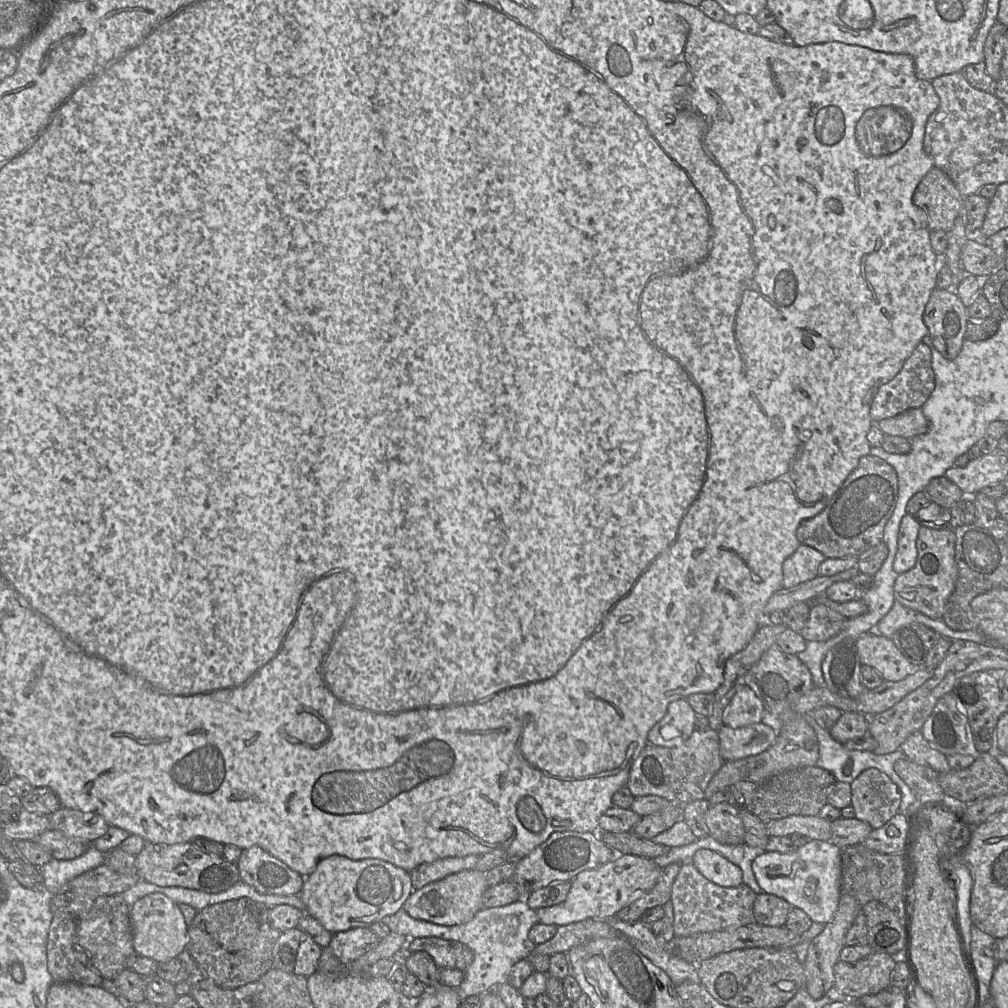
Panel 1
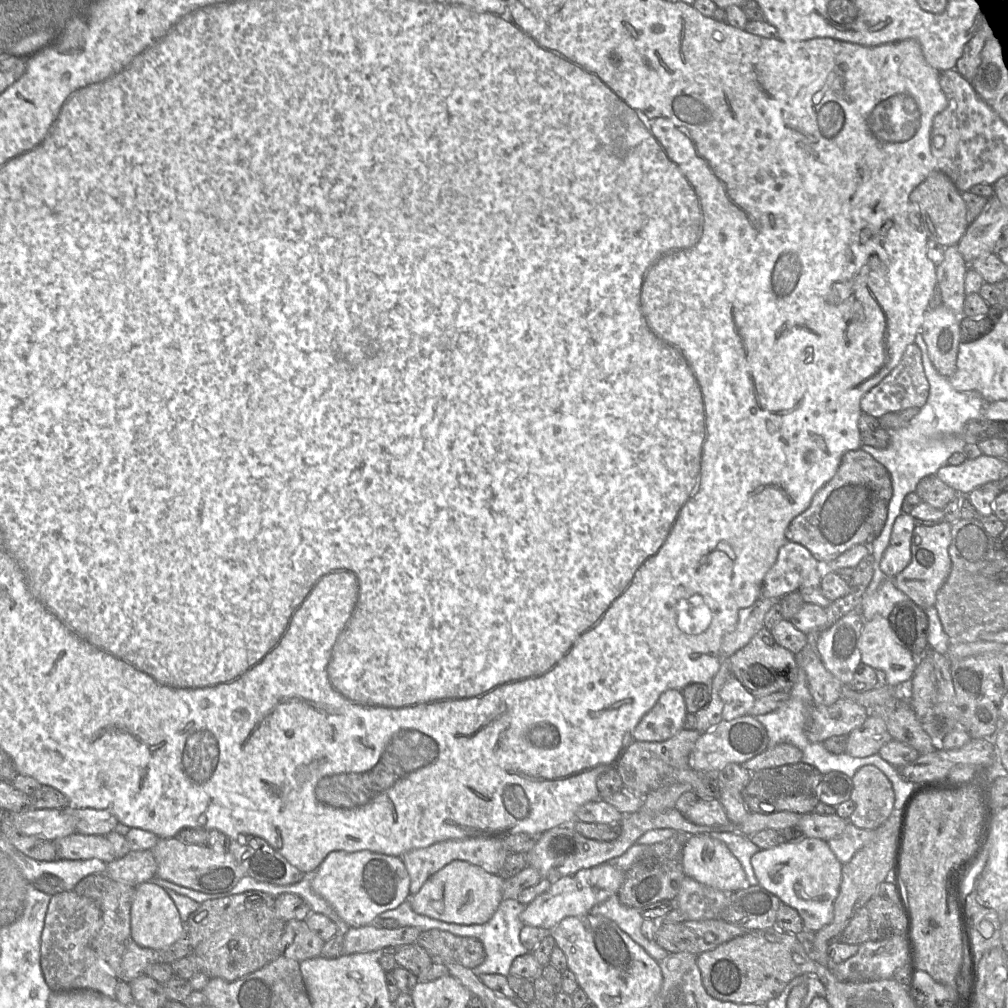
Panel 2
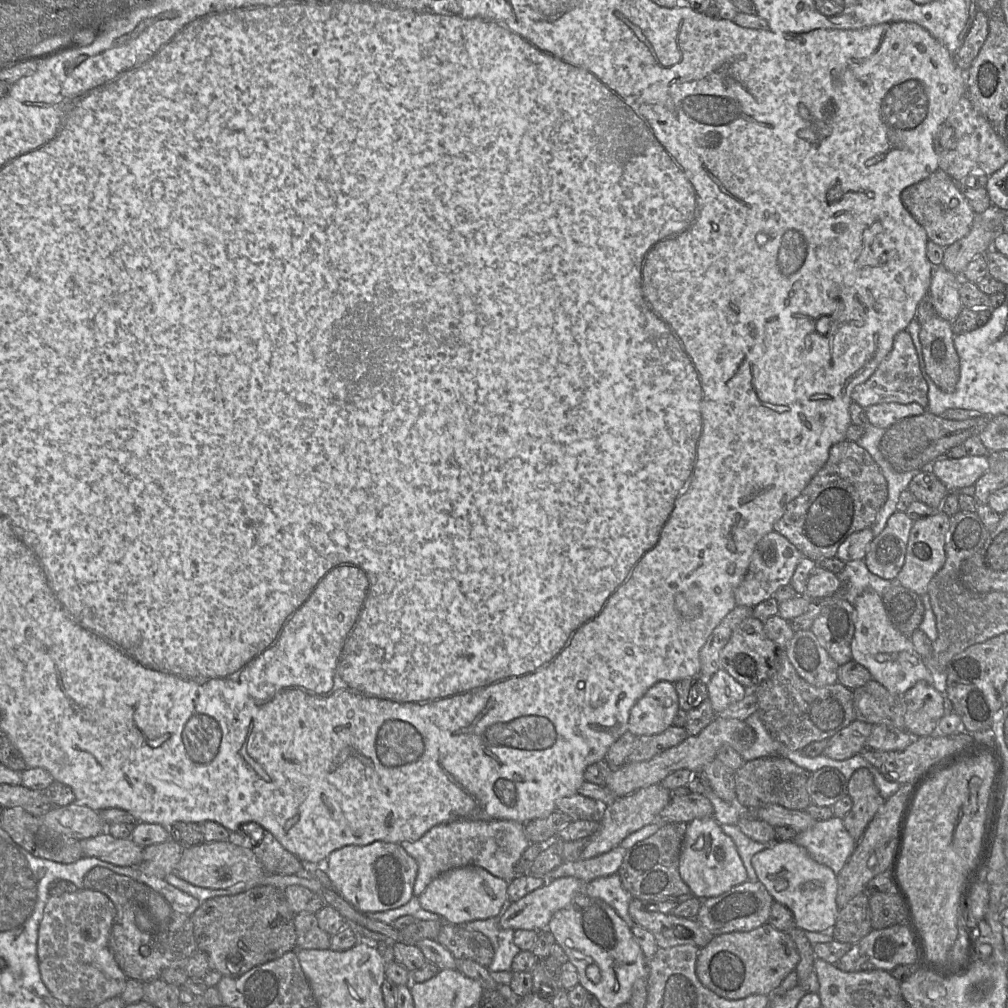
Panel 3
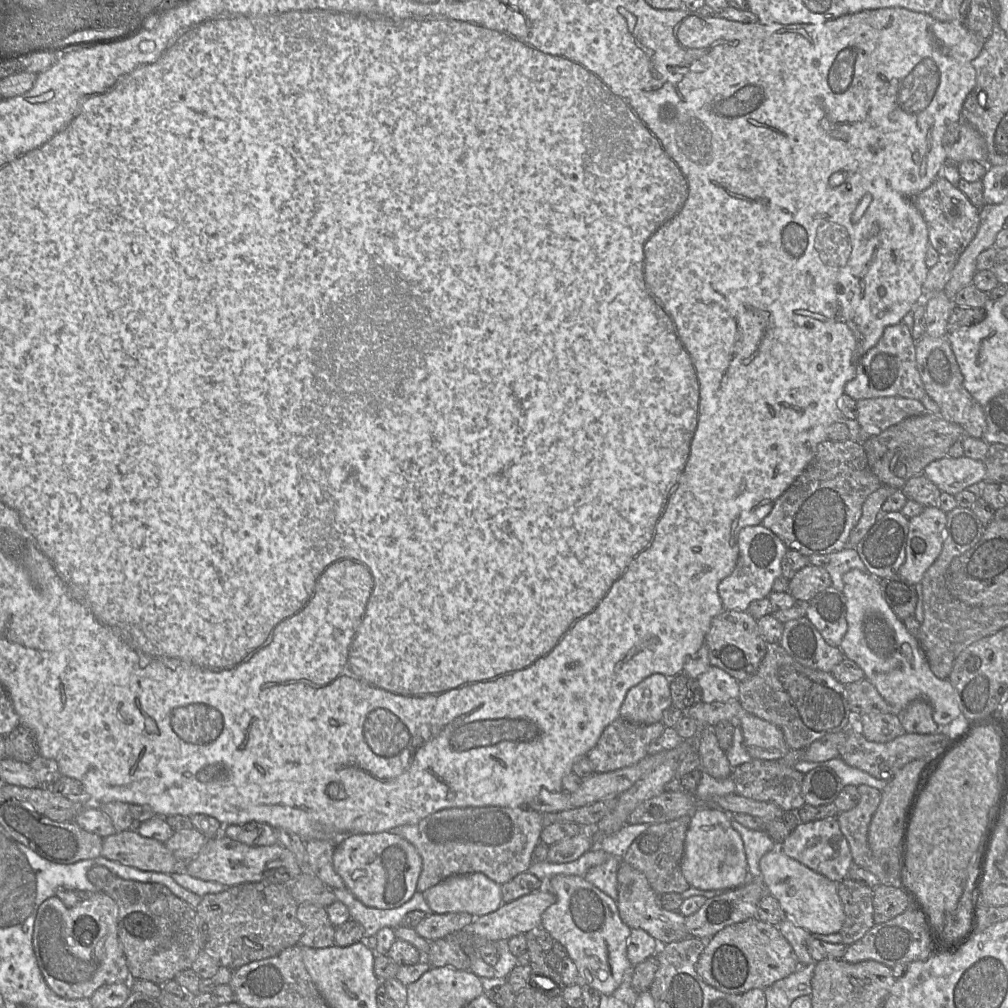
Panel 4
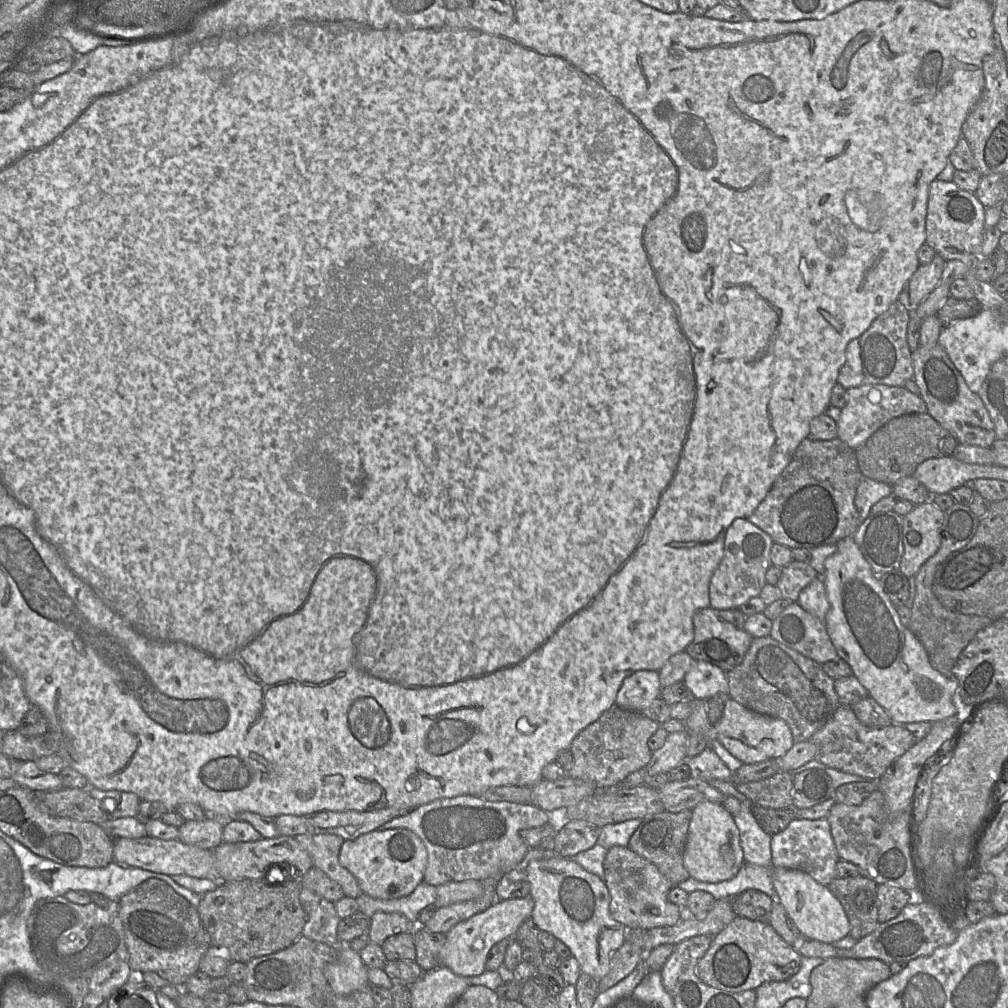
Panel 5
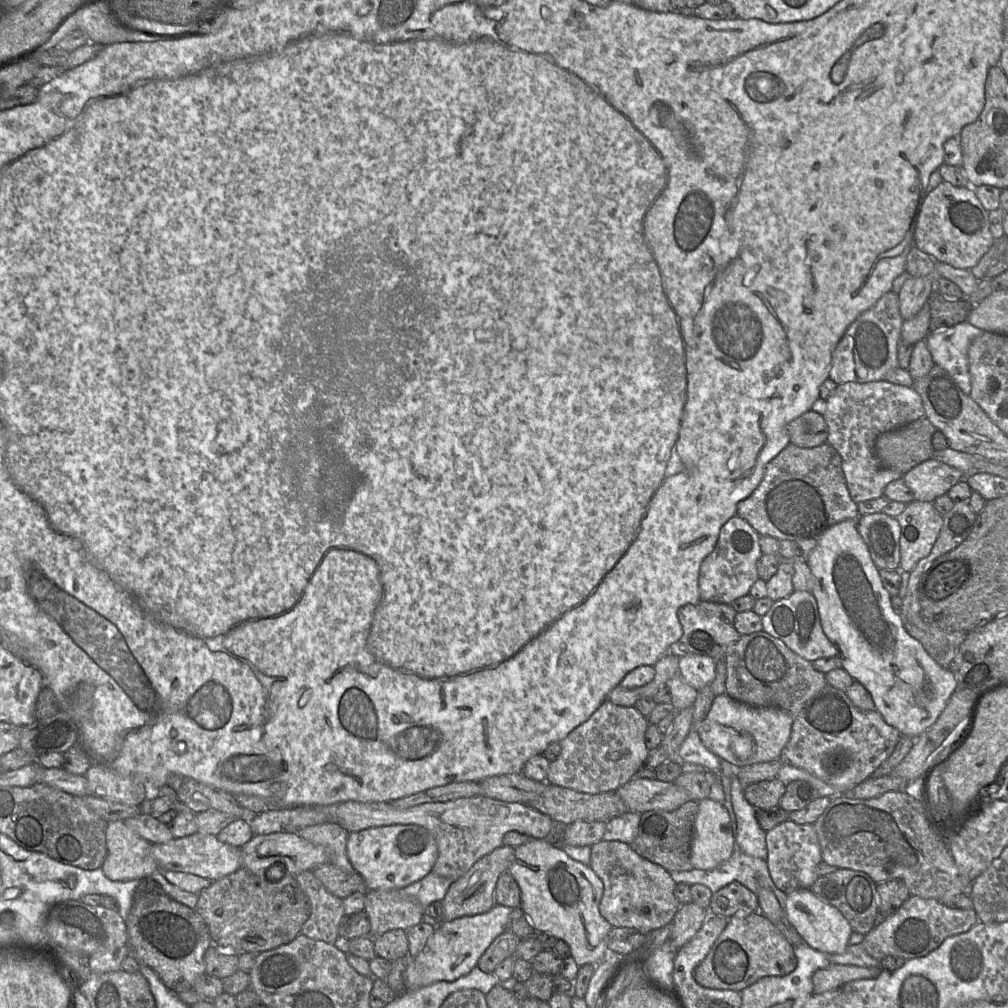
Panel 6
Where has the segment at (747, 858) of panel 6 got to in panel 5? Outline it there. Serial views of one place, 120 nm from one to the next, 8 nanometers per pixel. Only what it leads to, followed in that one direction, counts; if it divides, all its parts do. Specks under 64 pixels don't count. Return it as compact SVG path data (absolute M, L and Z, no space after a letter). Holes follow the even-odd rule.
M744 862L737 875L729 880L708 883L689 877L677 886L687 893L695 890L709 892L716 900L732 898L748 889L756 889L775 898L776 892L772 881L772 868L772 866L760 866Z

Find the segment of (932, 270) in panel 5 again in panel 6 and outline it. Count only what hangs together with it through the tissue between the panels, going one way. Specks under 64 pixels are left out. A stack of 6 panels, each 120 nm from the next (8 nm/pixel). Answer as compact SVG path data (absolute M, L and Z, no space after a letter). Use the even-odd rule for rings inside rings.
M935 276L911 277L899 292L899 311L903 320L914 317L935 291Z

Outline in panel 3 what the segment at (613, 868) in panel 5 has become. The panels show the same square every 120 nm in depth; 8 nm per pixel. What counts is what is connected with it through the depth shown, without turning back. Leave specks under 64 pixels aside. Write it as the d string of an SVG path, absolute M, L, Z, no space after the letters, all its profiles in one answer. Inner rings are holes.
M633 898L630 901L628 911L637 925L654 935L658 949L683 944L691 944L701 949L715 936L696 918L683 918L671 913L648 911L646 904L639 899Z

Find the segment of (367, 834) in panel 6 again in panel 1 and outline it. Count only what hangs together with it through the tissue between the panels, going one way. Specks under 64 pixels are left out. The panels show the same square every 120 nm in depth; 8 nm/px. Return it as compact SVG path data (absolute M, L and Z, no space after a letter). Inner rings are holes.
M331 855L320 860L314 871L305 877L299 892L305 912L318 920L331 933L356 927L368 927L384 916L396 913L413 891L409 872L380 859L352 860L341 855Z

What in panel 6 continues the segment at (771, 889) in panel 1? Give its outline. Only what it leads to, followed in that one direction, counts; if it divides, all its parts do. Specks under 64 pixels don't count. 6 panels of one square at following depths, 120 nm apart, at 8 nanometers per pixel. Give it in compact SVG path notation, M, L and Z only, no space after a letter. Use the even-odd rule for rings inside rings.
M799 889L787 894L784 913L809 947L826 955L841 954L848 947L853 932L849 923L837 908L823 902L810 889Z

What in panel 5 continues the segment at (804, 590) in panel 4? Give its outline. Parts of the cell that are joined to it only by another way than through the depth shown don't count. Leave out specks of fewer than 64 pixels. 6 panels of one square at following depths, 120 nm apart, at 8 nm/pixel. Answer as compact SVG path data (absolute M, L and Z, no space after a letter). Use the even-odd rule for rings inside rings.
M793 560L782 568L776 586L781 591L783 599L797 602L801 590L817 577L817 571L809 563Z

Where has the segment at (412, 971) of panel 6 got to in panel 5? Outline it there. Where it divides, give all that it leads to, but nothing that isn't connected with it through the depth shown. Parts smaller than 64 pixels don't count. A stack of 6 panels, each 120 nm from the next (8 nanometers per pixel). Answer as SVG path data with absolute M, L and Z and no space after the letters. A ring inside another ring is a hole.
M532 897L496 900L483 912L457 923L446 934L445 943L439 953L439 967L447 967L464 977L479 976L486 971L485 963L491 948L499 941L514 938L524 920L531 917L534 908Z

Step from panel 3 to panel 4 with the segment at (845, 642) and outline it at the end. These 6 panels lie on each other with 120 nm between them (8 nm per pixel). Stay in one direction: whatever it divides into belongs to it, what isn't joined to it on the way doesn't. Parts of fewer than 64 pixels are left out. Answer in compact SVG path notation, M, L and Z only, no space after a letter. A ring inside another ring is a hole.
M834 586L809 601L806 616L831 646L839 647L847 632L846 604L843 593Z

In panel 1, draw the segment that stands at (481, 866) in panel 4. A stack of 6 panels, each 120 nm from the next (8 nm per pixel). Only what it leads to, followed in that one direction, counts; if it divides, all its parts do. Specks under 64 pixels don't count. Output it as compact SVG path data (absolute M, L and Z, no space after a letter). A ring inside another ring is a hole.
M467 855L463 857L446 857L430 863L423 863L409 872L413 890L444 877L463 870L476 868L479 855Z

